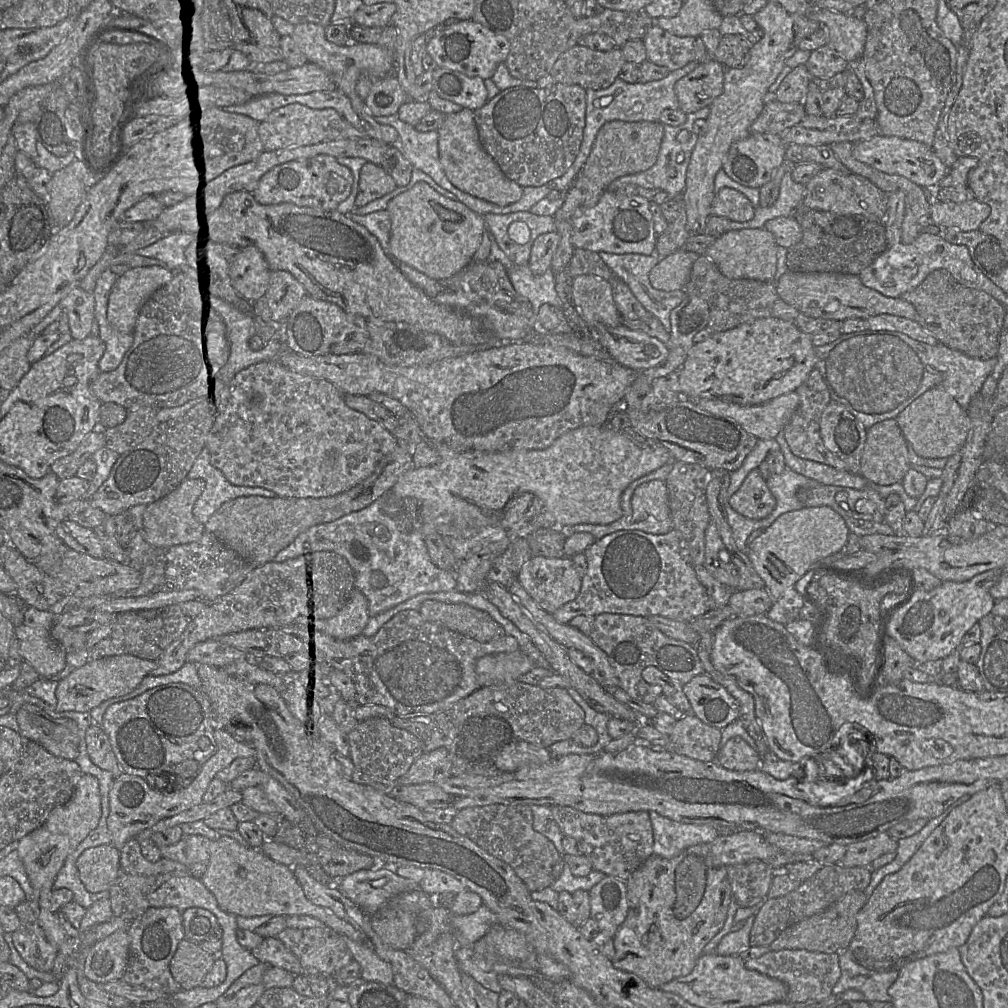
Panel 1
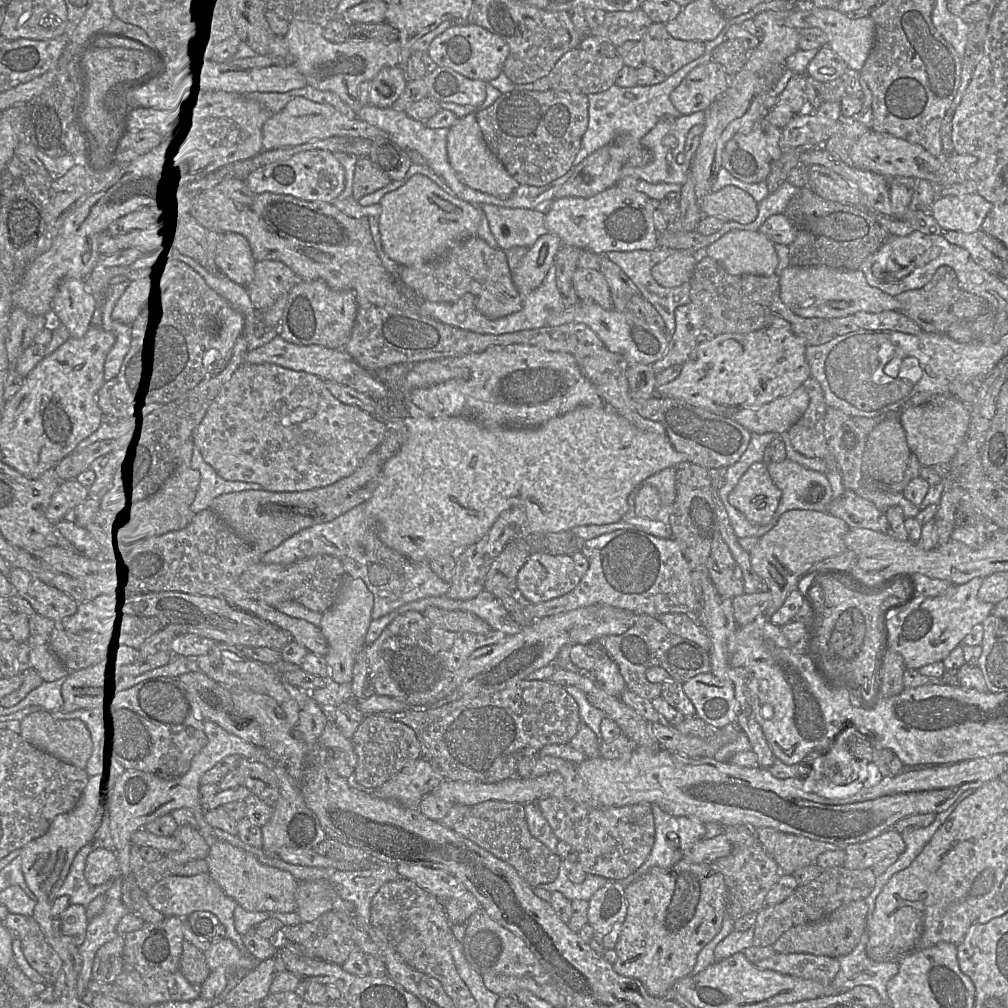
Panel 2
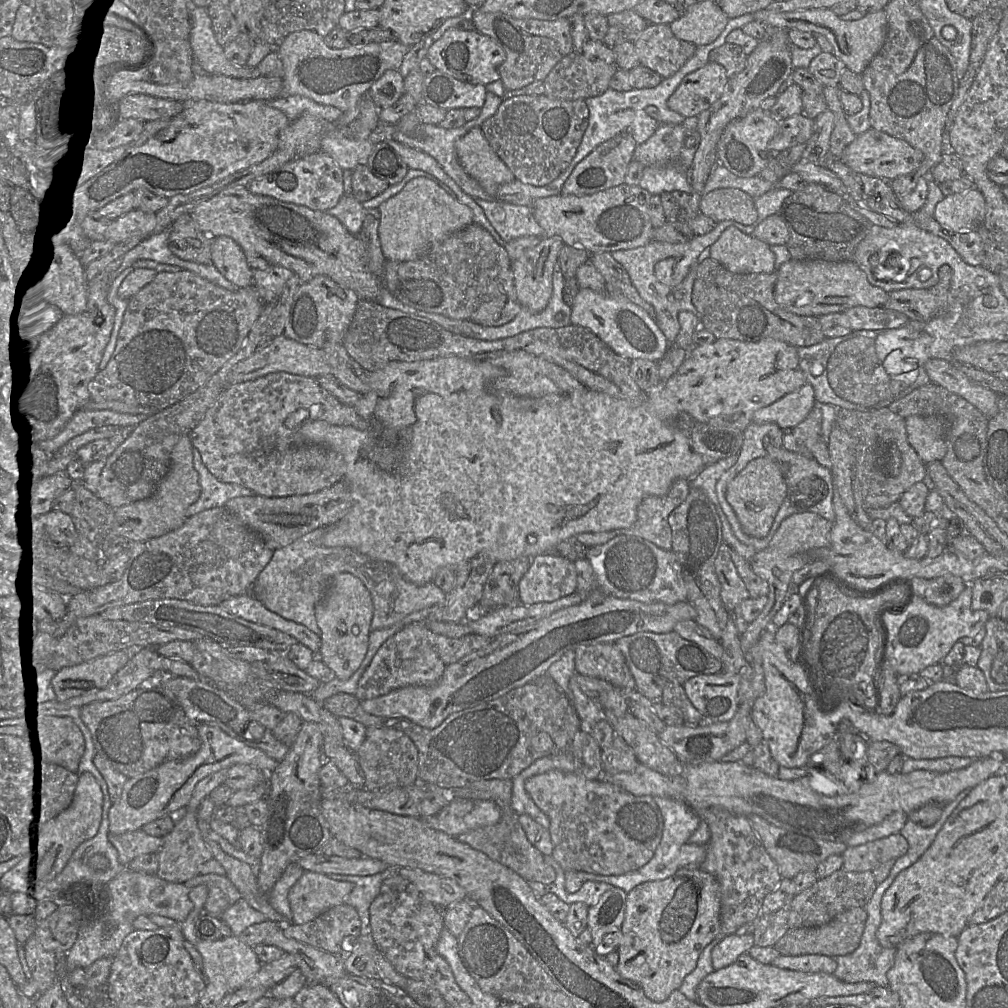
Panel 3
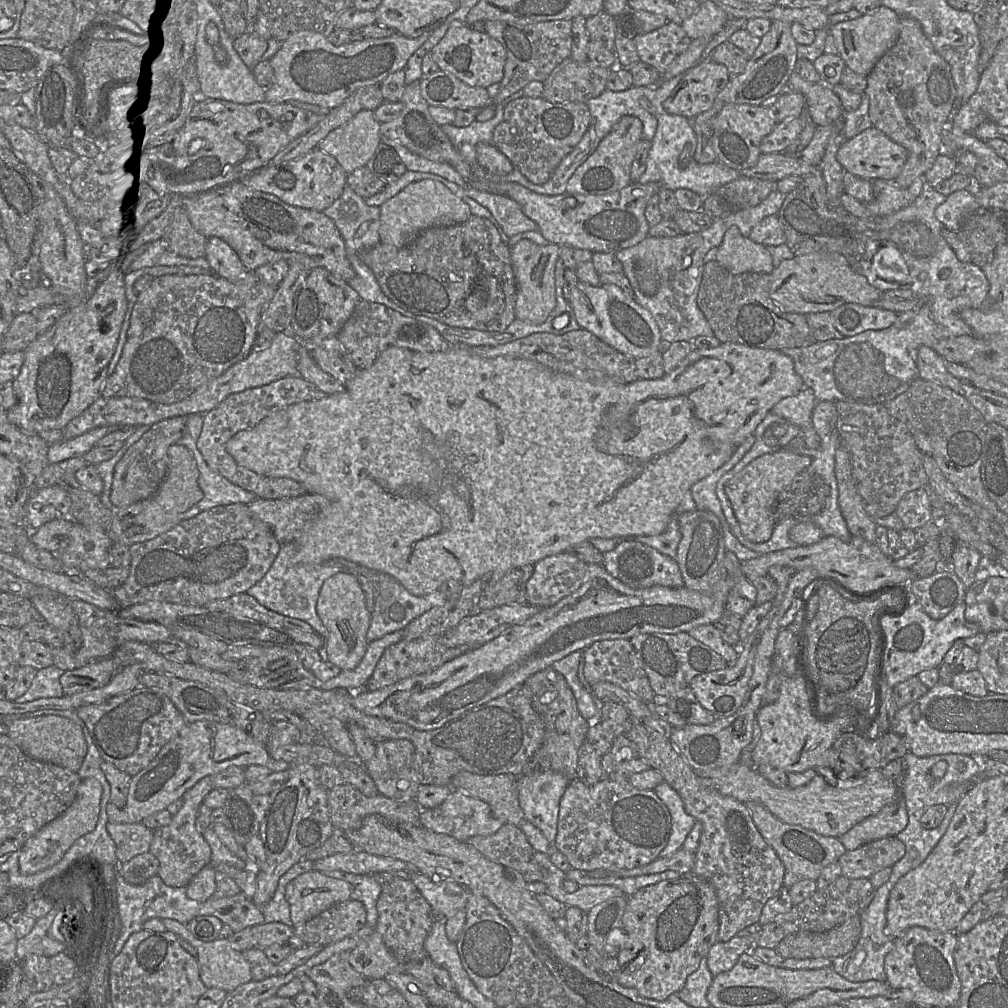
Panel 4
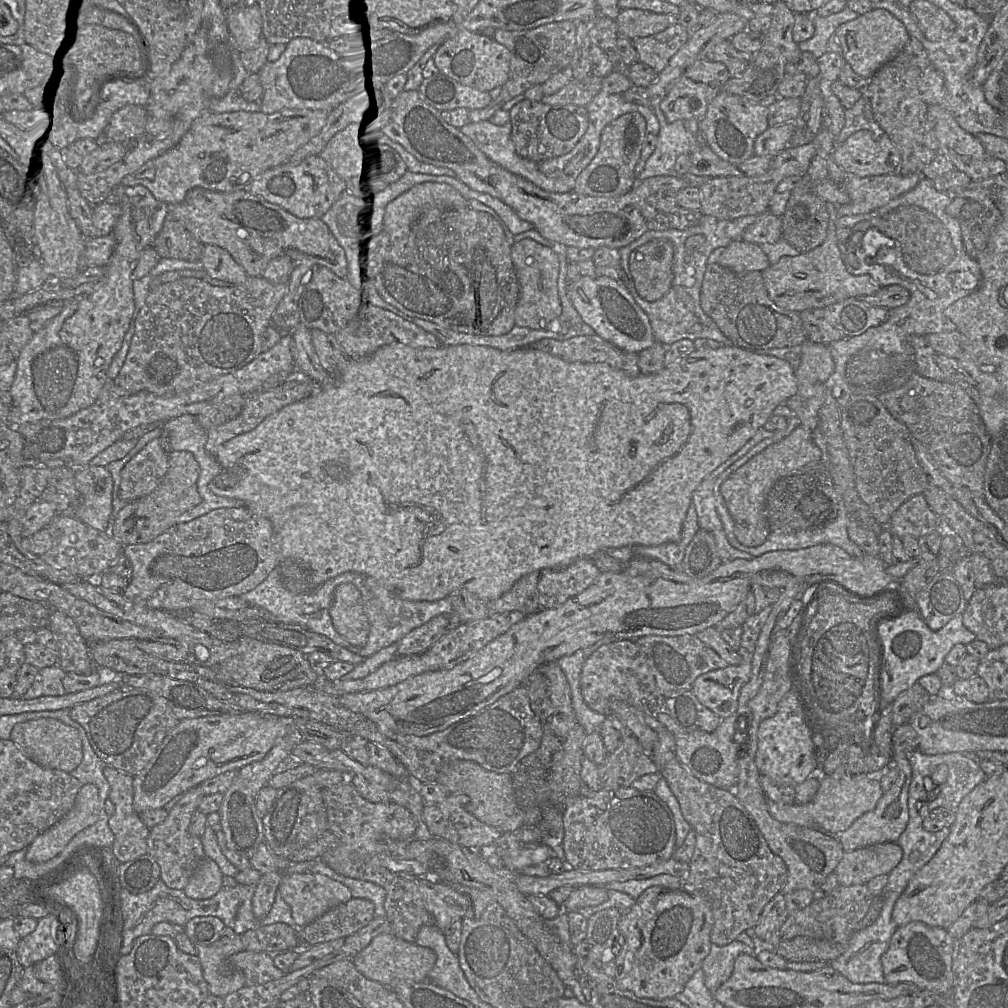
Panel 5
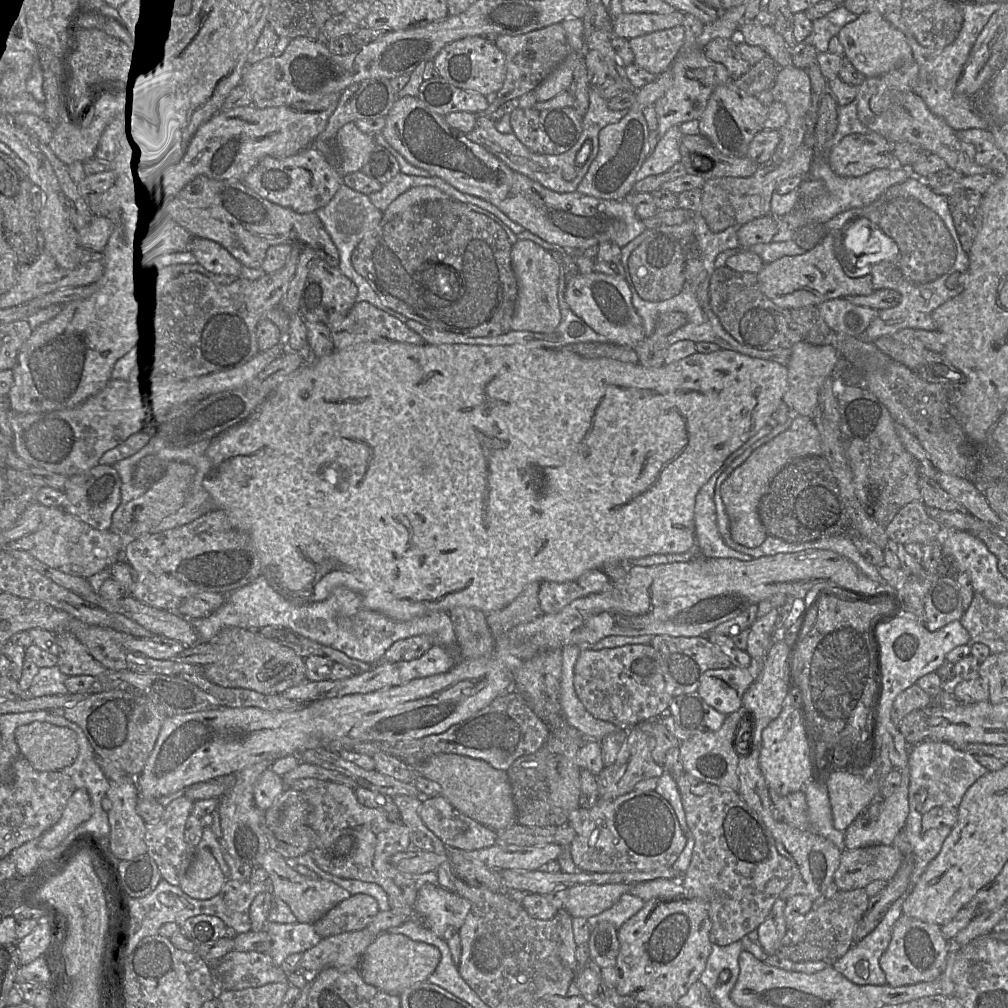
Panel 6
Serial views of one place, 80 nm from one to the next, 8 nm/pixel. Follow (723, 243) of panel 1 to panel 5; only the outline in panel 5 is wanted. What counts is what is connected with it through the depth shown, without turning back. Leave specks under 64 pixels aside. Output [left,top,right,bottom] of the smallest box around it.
[718,240,771,272]

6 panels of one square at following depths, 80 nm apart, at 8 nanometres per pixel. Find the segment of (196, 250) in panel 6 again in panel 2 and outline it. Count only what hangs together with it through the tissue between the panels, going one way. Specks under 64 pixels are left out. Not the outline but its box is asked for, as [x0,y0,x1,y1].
[216,233,255,288]

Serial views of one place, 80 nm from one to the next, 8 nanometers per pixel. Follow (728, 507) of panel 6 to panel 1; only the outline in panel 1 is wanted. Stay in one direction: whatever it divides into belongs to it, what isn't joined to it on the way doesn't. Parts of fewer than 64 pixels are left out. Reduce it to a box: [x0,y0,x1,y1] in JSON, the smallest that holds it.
[730,468,776,520]

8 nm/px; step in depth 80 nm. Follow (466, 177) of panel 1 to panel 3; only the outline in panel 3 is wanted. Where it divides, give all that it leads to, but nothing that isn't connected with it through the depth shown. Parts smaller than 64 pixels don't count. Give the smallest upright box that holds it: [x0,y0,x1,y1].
[455,127,516,187]

